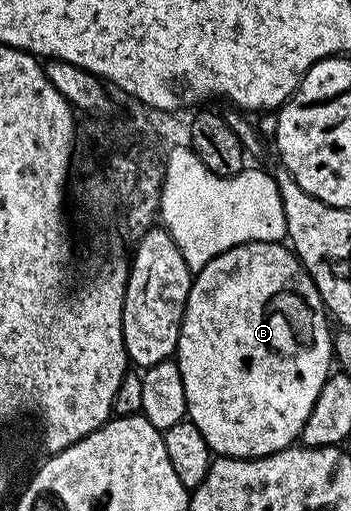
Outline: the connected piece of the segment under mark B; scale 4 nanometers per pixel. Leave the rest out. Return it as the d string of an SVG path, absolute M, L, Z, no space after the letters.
M244 242L235 248L231 248L227 252L223 252L219 256L215 256L215 260L211 260L211 264L207 264L201 270L196 271L193 287L191 288L189 299L187 300L185 319L181 321L181 335L179 336L175 361L179 368L179 372L183 376L183 392L187 396L187 408L185 409L185 413L188 421L193 422L195 428L199 428L199 432L203 432L203 440L207 440L209 449L213 451L214 455L227 458L262 458L268 454L274 454L280 450L285 450L300 439L301 433L303 432L303 424L307 424L307 416L311 416L311 408L315 408L315 400L319 400L319 392L323 392L323 384L329 379L331 373L331 367L329 367L329 365L334 365L335 362L335 355L333 353L333 339L335 334L334 331L329 331L329 326L331 327L331 322L327 317L325 305L319 296L319 292L315 288L315 284L311 280L311 276L303 268L301 259L293 253L288 245L282 244L281 242Z

